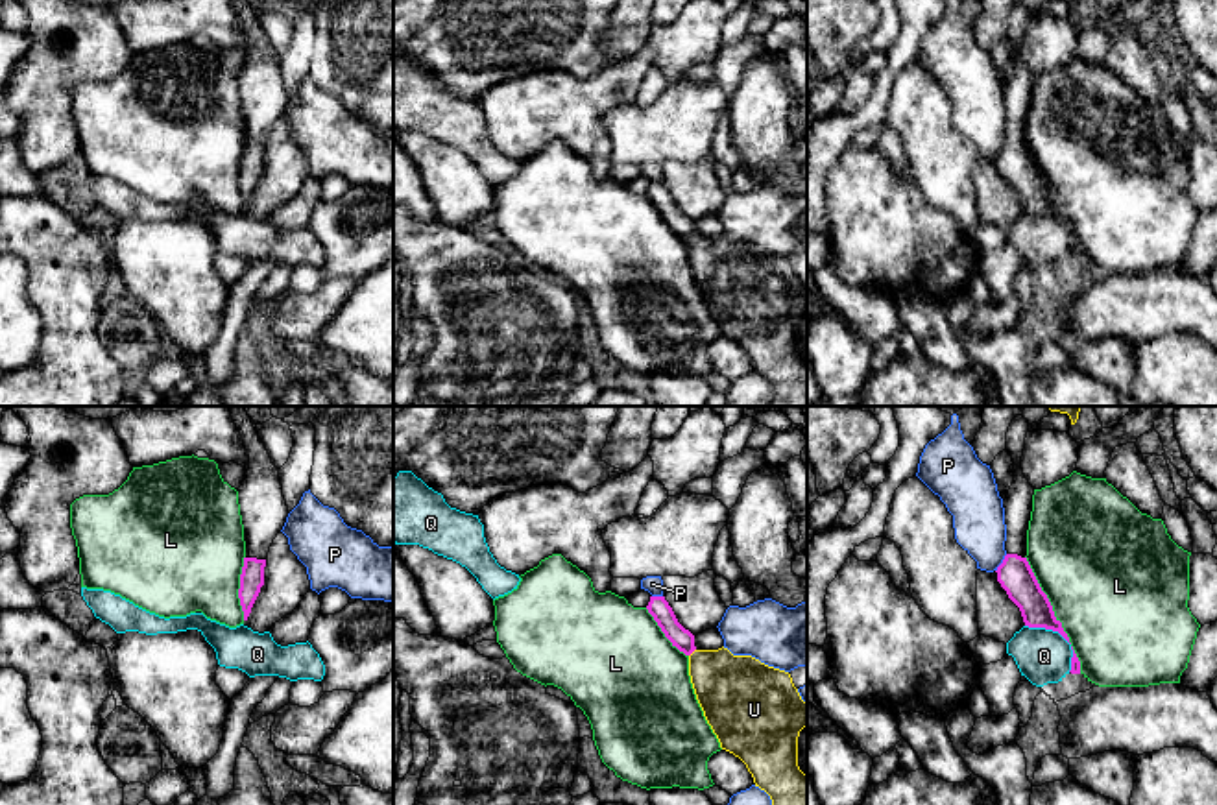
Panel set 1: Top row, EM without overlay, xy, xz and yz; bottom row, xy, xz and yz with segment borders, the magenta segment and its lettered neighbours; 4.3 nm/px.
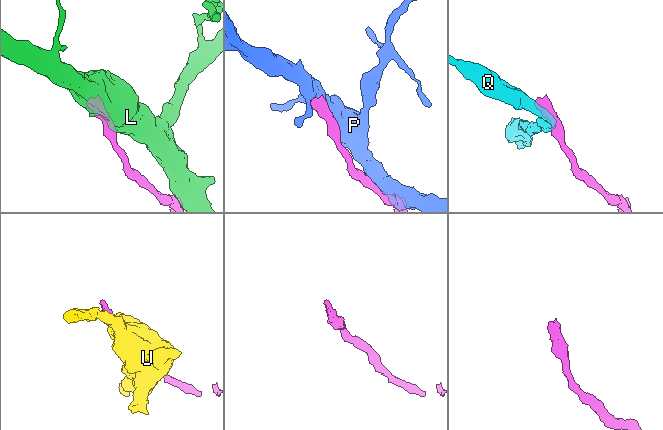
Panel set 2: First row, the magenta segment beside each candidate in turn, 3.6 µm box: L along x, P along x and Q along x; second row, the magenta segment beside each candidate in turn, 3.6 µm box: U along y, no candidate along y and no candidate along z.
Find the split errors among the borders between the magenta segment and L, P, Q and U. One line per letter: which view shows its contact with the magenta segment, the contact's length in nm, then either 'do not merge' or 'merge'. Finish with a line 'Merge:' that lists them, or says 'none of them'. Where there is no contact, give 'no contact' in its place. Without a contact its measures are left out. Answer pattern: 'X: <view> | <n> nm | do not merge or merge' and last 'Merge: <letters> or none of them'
L: yz | 550 nm | do not merge
P: yz | 90 nm | do not merge
Q: yz | 280 nm | do not merge
U: xz | 50 nm | do not merge
Merge: none of them

